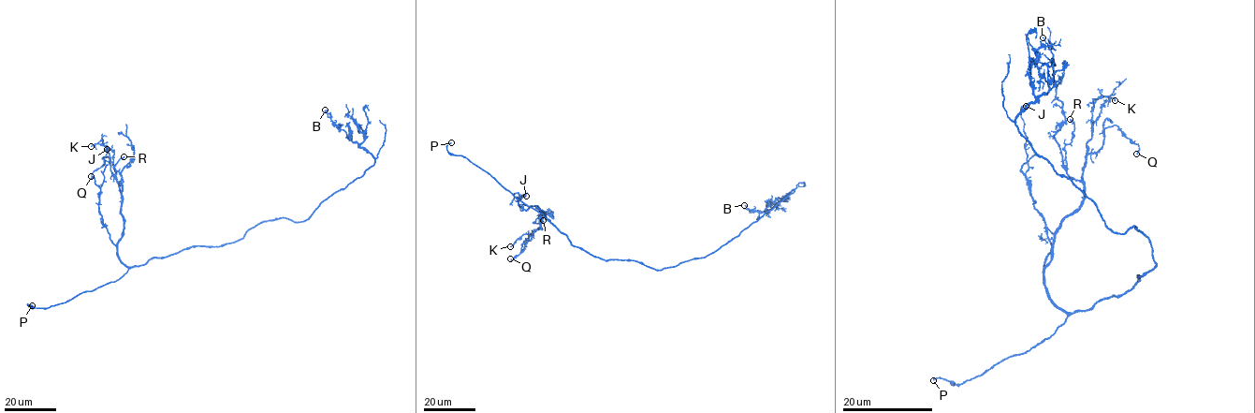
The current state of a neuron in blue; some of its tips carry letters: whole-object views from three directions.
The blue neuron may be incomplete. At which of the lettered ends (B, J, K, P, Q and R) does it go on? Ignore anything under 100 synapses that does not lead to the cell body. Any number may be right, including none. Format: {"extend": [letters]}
{"extend": ["P"]}

